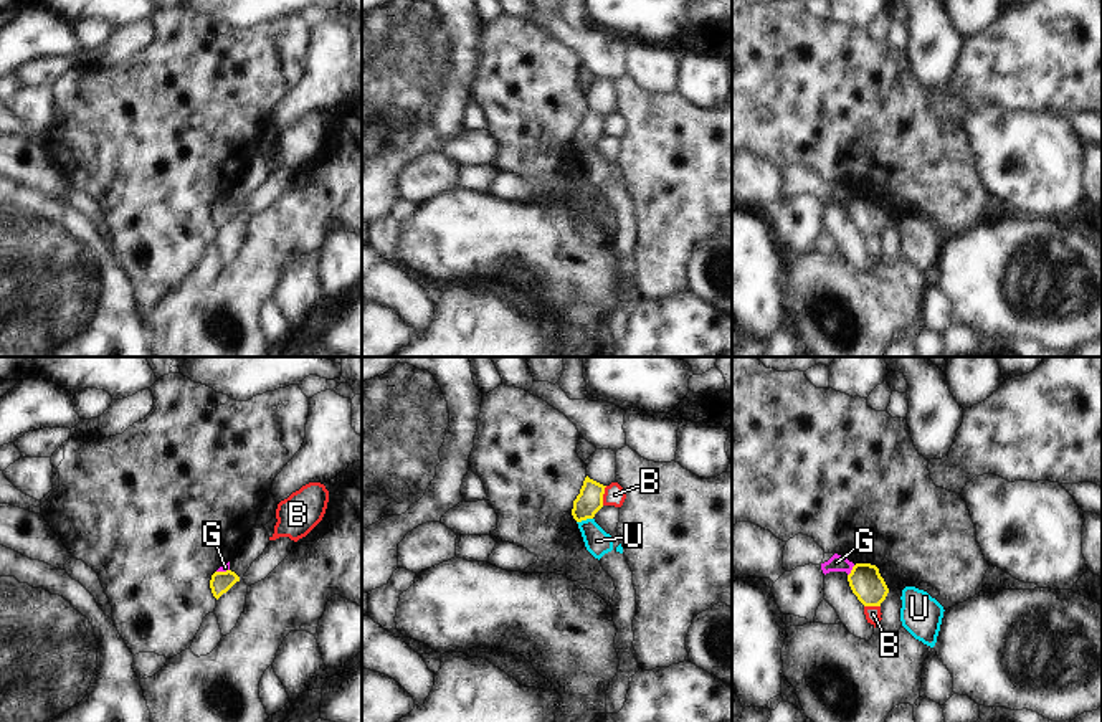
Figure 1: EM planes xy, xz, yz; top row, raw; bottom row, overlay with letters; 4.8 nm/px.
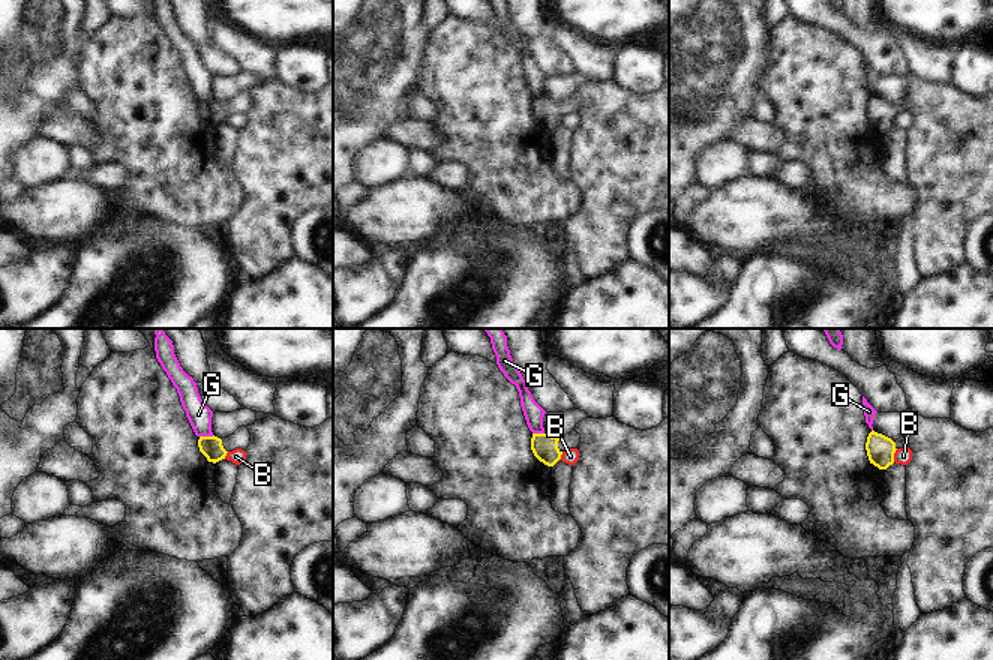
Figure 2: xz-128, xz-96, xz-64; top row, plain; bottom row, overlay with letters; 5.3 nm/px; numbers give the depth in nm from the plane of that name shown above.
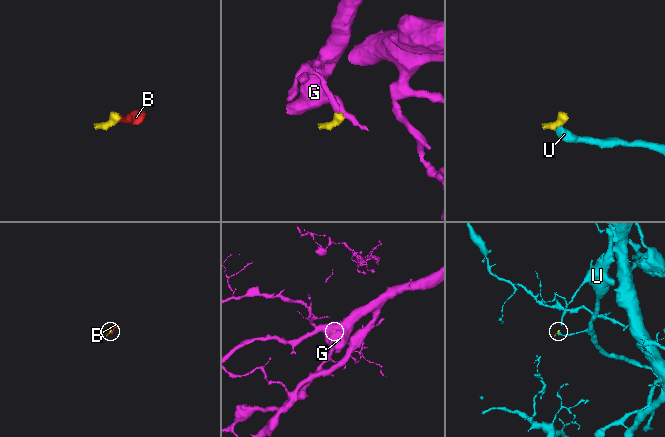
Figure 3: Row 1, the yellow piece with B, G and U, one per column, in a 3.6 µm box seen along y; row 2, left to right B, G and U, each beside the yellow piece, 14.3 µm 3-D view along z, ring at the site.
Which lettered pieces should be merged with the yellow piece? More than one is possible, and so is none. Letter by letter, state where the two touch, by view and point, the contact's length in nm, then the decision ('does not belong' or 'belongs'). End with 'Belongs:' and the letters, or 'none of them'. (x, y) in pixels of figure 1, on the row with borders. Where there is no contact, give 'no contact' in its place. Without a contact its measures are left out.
B: meets yellow in xz at (602, 496); contact 100 nm long; does not belong
G: meets yellow in yz at (851, 570); contact 70 nm long; does not belong
U: meets yellow in xz at (584, 519); contact 80 nm long; does not belong
Belongs: none of them

